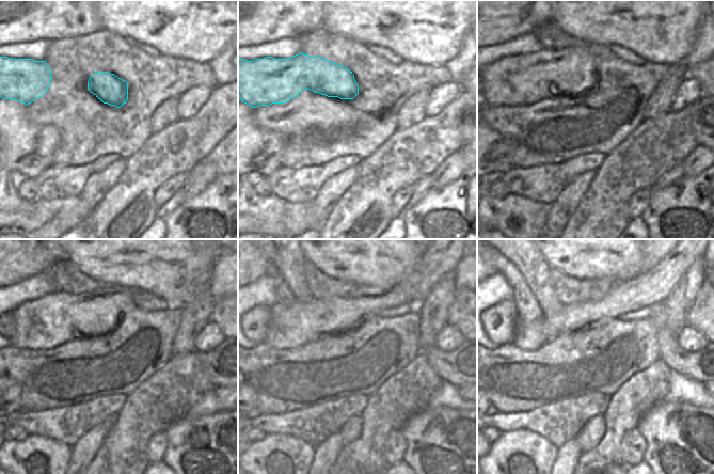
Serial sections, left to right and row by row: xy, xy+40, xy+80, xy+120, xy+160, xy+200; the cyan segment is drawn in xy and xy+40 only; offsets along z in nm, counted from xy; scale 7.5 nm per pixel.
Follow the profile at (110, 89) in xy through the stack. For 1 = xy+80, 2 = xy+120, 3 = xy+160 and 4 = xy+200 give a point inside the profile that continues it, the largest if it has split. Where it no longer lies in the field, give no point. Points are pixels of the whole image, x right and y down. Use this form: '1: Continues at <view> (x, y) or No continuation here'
1: Continues at xy+80 (527, 79)
2: Continues at xy+120 (49, 321)
3: Continues at xy+160 (290, 327)
4: Continues at xy+200 (652, 288).

